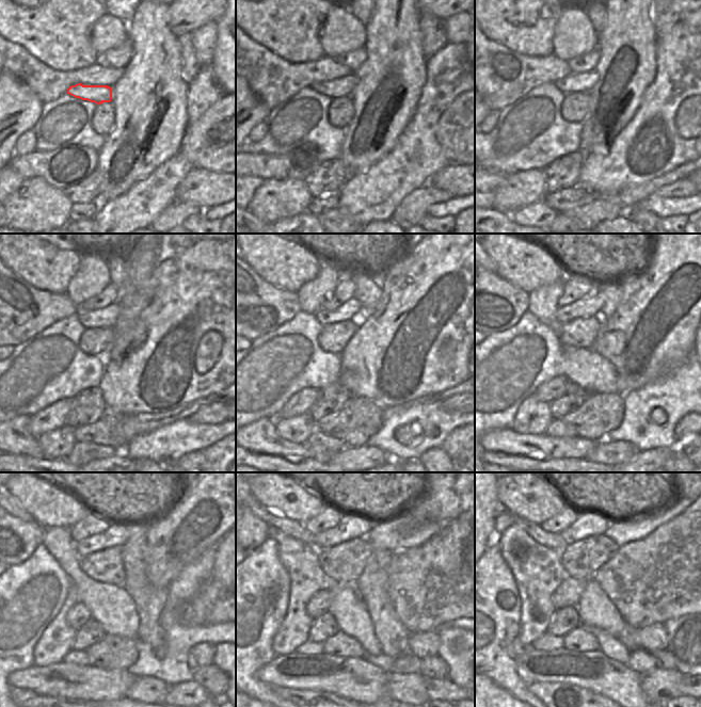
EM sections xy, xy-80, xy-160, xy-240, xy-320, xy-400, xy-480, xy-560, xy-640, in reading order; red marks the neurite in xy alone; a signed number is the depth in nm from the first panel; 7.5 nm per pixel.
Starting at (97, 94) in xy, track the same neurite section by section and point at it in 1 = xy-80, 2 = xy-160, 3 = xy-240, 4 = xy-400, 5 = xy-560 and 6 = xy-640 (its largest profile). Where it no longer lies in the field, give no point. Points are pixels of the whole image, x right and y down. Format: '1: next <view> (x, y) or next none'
1: next xy-80 (344, 86)
2: next xy-160 (583, 81)
3: next xy-240 (107, 317)
4: next xy-400 (590, 305)
5: next xy-560 (350, 527)
6: next xy-640 (588, 523)

